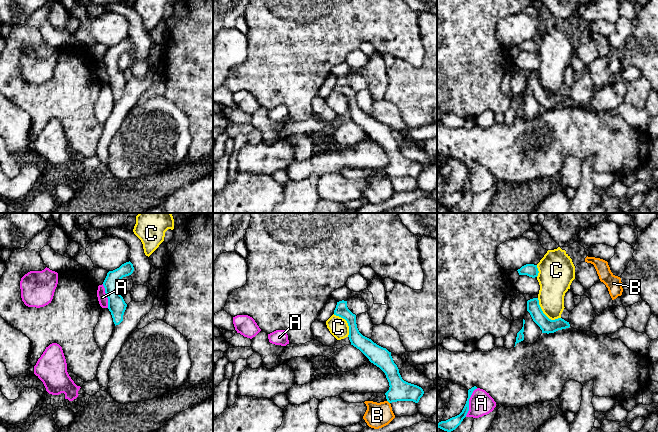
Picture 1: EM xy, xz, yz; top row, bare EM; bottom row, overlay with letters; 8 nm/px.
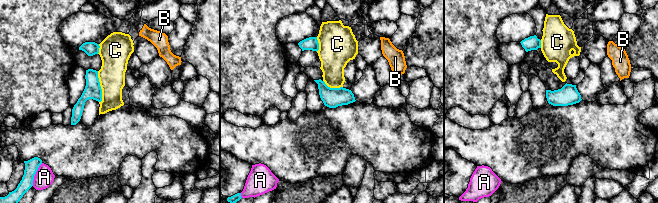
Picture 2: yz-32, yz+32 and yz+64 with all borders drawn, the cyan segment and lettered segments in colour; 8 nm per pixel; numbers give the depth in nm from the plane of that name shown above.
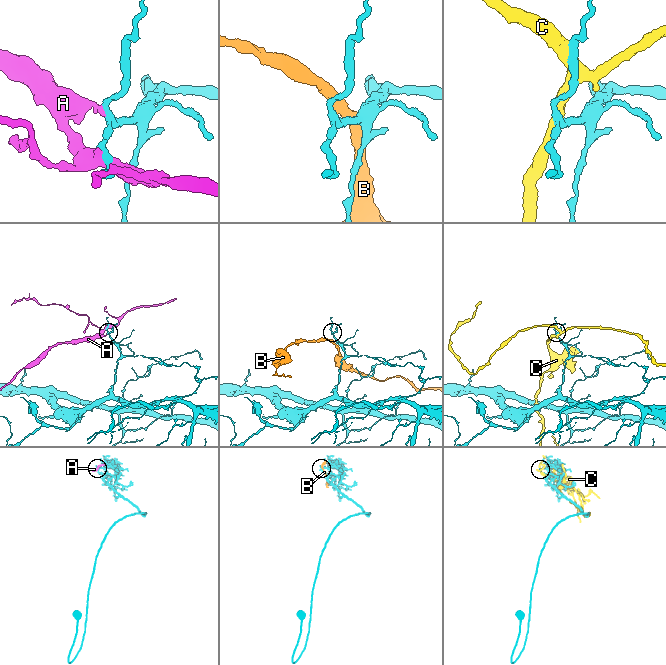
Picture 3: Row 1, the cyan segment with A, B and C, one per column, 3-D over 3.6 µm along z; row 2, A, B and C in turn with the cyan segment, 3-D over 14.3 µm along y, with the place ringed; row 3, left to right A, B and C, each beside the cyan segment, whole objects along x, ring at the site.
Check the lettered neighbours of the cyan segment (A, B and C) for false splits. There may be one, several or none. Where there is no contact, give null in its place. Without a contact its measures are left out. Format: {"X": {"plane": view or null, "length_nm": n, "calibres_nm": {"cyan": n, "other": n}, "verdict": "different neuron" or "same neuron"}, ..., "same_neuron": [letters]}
{"A": {"plane": "yz", "length_nm": 260, "calibres_nm": {"cyan": 100, "other": 190}, "verdict": "different neuron"}, "B": {"plane": "xz", "length_nm": 40, "calibres_nm": {"cyan": 170, "other": 200}, "verdict": "different neuron"}, "C": {"plane": "yz", "length_nm": 260, "calibres_nm": {"cyan": 120, "other": 220}, "verdict": "different neuron"}, "same_neuron": []}

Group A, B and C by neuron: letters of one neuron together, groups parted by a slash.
A / B / C

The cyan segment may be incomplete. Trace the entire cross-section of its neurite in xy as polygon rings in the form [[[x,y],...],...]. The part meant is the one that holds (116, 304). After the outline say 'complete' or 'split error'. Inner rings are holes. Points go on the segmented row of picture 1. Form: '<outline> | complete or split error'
[[[130,261],[126,262],[119,268],[109,271],[103,282],[108,298],[108,309],[111,312],[115,326],[123,321],[123,315],[127,307],[123,297],[118,292],[118,283],[123,277],[131,275],[133,271],[133,264]]] | complete

